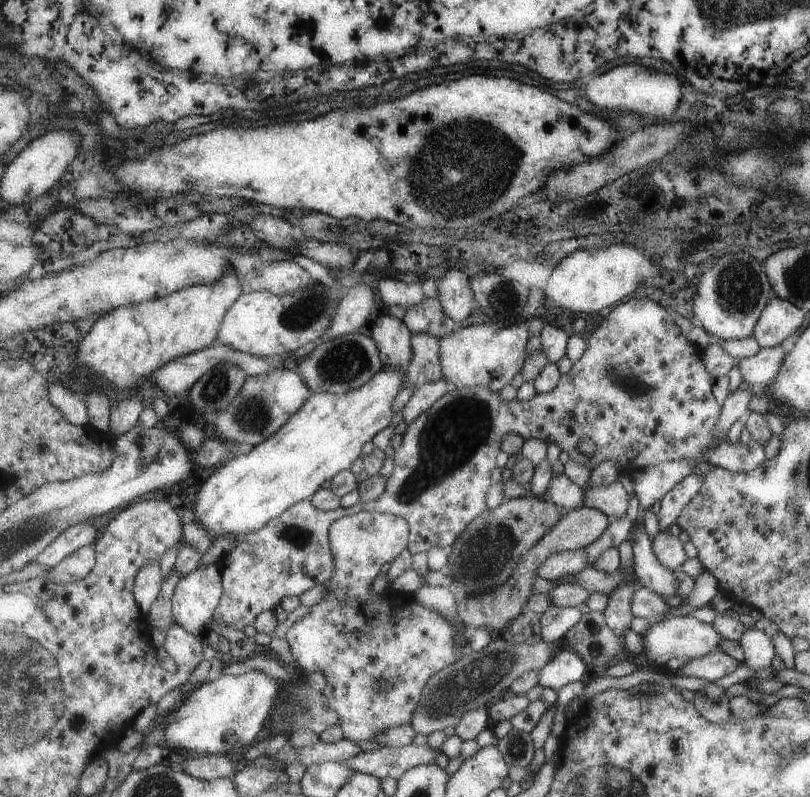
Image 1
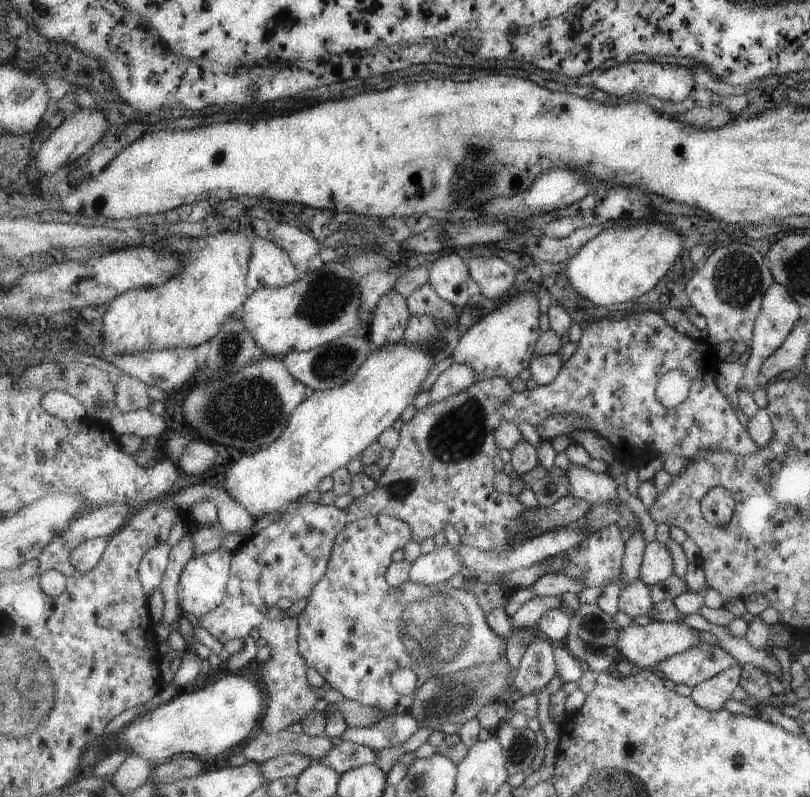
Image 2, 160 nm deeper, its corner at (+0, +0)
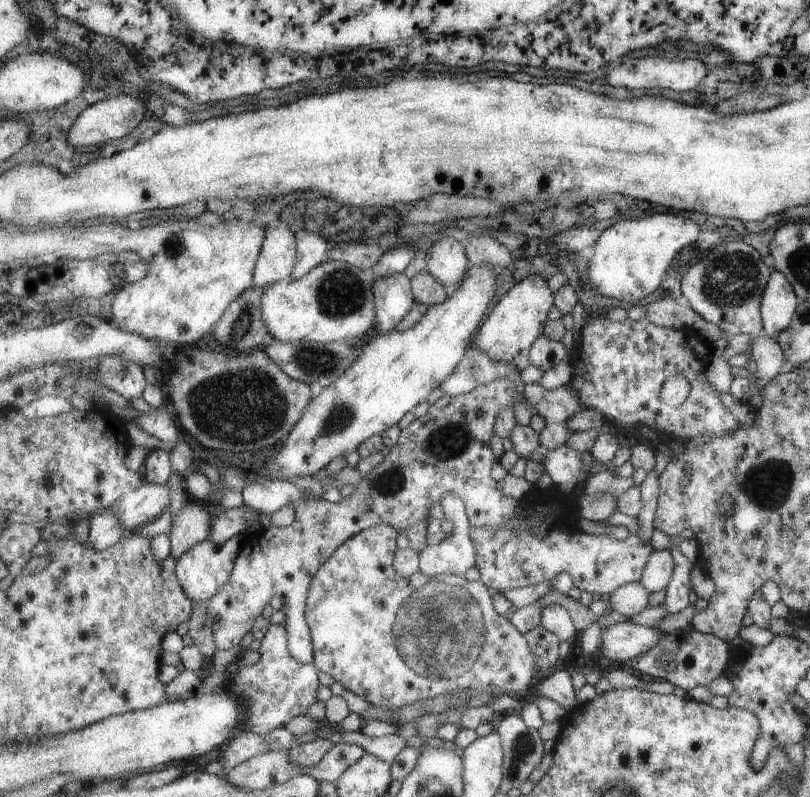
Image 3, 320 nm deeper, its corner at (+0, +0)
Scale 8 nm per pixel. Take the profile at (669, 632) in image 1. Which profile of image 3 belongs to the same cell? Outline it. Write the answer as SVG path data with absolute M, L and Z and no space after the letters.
M625 621L615 623L602 632L599 654L618 664L631 664L634 658L659 646L667 633L659 632L655 627Z

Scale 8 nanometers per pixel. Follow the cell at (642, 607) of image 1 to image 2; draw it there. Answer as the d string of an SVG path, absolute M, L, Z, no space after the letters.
M640 579L629 586L622 586L619 599L618 611L630 618L647 617L655 606L652 587Z

